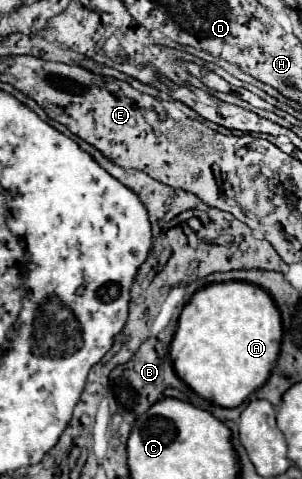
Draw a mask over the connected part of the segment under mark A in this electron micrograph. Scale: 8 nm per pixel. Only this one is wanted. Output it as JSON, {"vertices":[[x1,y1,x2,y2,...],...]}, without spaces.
{"vertices":[[223,282,223,284,209,284,193,294,189,304,183,308,175,338,171,342,171,360,175,366,177,376,195,390,205,400,221,408,237,408,241,406,247,396,259,390,277,360,279,346,281,346,281,316,273,302,273,298,259,286,249,282]]}

